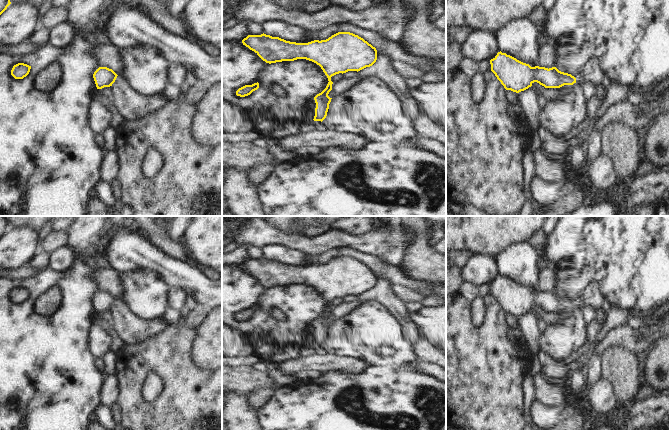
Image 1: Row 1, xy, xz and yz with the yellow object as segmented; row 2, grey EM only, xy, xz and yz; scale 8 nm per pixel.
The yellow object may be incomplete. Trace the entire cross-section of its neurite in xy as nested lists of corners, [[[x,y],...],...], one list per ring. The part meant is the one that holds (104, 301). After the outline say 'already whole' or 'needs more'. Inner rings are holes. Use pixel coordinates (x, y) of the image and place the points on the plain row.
[[[99,291],[93,302],[97,313],[112,312],[111,323],[118,336],[128,345],[138,345],[150,336],[163,333],[170,326],[162,318],[148,321],[138,316],[123,299],[117,299],[107,291]]]; needs more

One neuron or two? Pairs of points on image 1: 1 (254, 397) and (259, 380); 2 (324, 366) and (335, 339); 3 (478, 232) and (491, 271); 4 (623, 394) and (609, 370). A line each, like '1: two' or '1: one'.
1: two
2: two
3: two
4: one

